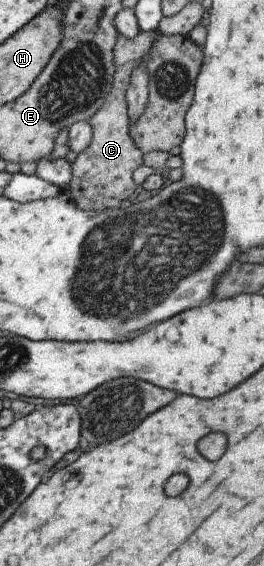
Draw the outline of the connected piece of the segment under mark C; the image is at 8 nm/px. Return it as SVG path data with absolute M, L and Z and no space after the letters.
M158 31L143 32L128 39L122 35L117 36L112 50L113 74L112 83L104 103L88 120L92 135L89 144L80 152L72 162L70 181L66 195L79 209L84 211L102 211L117 209L119 202L133 194L135 184L131 179L133 170L143 164L144 155L133 144L128 133L129 120L126 113L126 88L130 81L132 68L137 67L140 61L148 54L152 43L157 39Z

